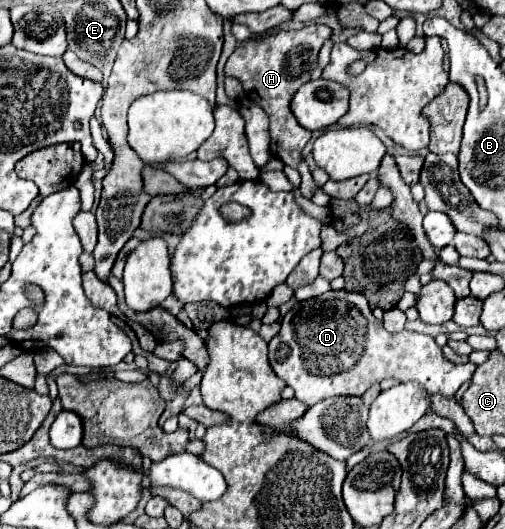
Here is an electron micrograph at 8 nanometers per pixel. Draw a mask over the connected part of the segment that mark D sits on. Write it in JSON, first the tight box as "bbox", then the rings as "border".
{"bbox":[270,289,476,407],"border":[[[344,289],[296,303],[282,317],[282,329],[270,341],[270,365],[294,389],[294,397],[308,407],[326,397],[362,395],[370,385],[384,379],[416,381],[428,395],[454,397],[476,371],[476,365],[470,361],[462,365],[448,361],[430,335],[406,329],[388,333],[382,321],[372,315],[366,297]]]}

